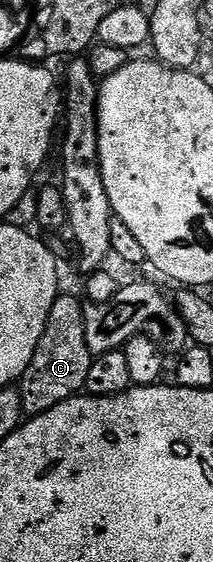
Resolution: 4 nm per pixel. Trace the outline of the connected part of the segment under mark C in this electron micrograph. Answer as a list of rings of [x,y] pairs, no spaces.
[[[59,294],[52,305],[52,313],[48,313],[40,345],[36,345],[36,353],[32,353],[32,361],[28,361],[28,369],[24,369],[16,387],[22,398],[23,416],[39,415],[85,392],[88,369],[92,369],[94,356],[88,349],[84,333],[84,303],[79,299],[74,295]]]

